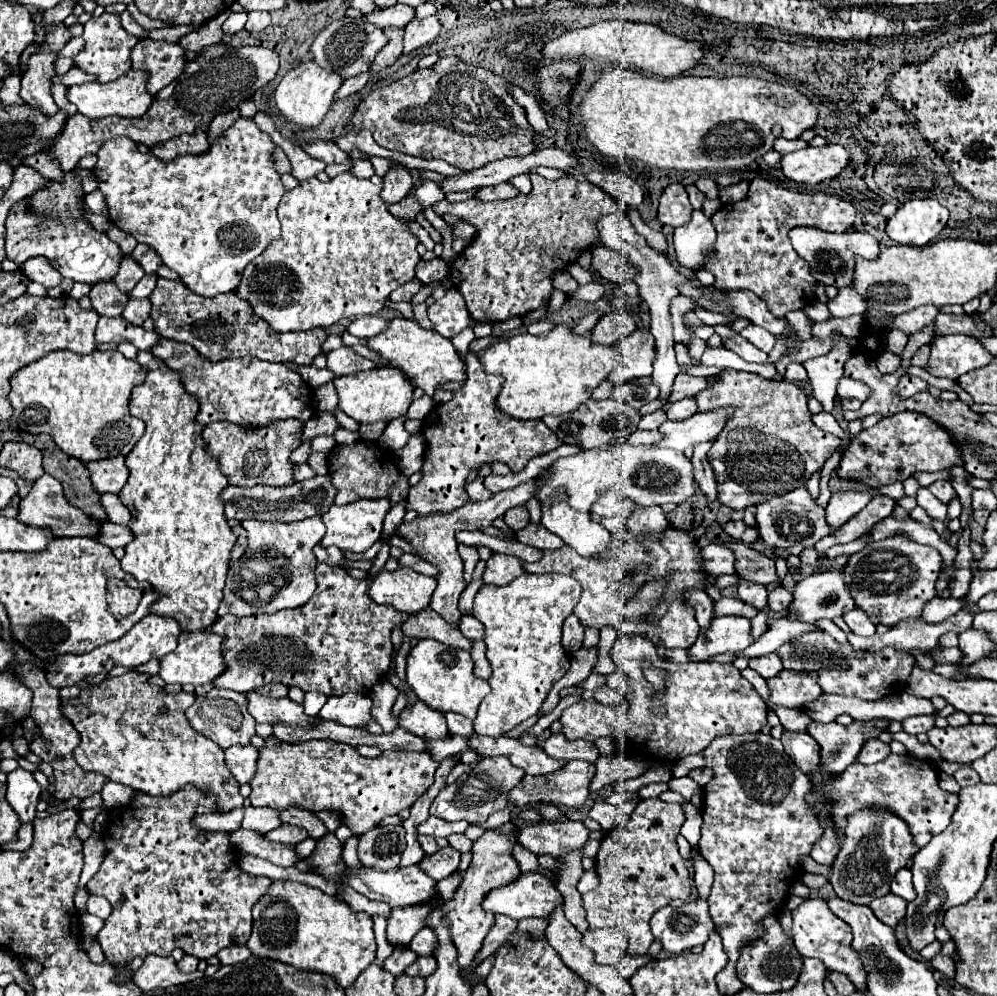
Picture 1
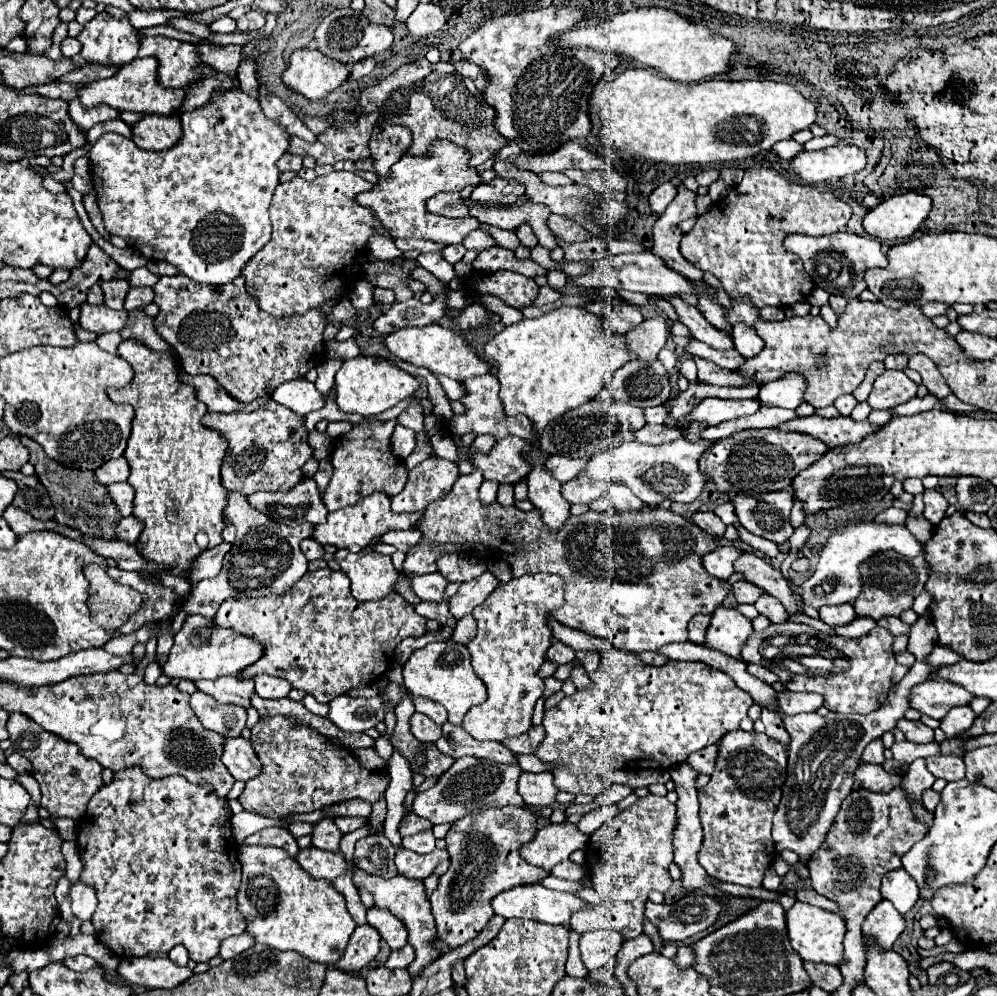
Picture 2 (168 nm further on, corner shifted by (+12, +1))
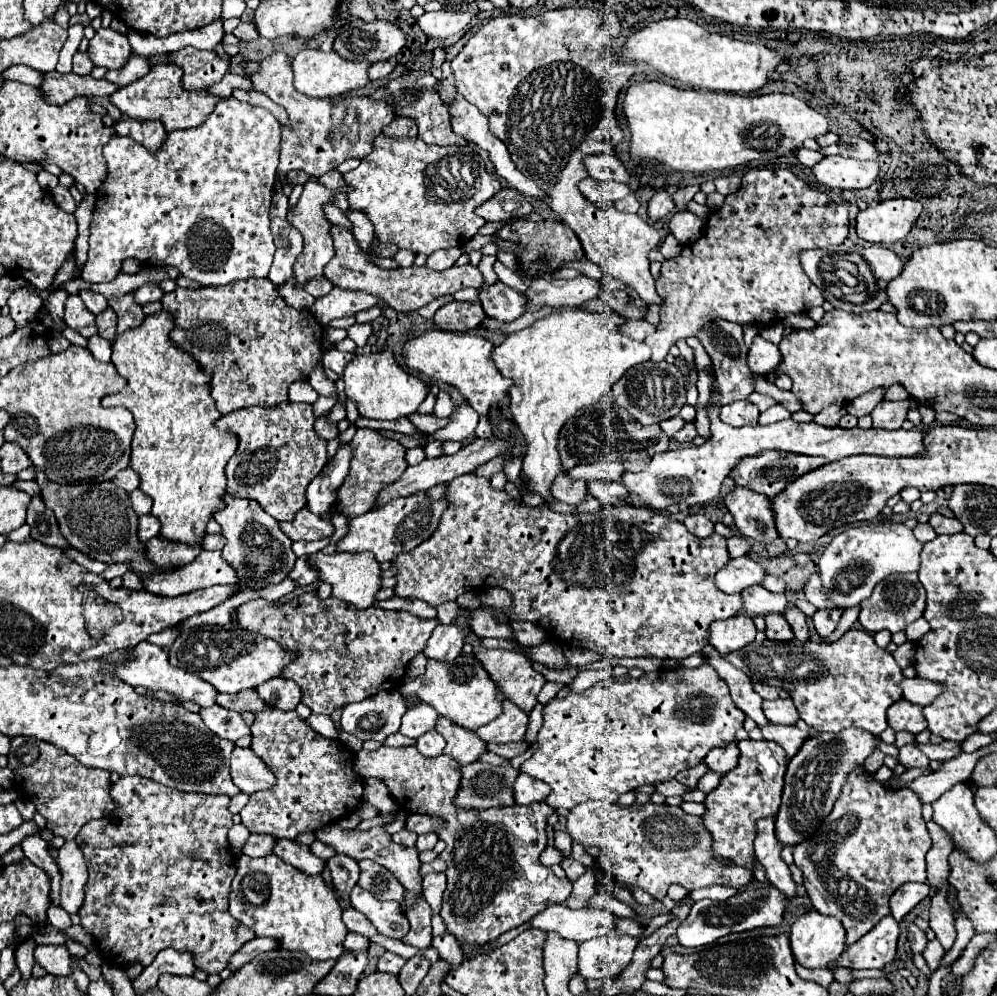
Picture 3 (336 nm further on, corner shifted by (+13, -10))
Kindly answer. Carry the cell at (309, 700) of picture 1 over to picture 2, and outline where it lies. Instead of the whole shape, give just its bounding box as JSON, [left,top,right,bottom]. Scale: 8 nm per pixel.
[302,696,328,716]

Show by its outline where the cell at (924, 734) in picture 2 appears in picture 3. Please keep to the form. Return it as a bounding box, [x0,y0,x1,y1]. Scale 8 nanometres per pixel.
[899,743,929,769]

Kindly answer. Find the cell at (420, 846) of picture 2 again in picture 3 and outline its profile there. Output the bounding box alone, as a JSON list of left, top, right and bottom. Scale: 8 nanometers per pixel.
[415,833,439,853]

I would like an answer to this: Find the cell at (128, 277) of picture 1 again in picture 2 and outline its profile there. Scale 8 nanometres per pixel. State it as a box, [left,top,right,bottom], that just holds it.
[102,280,128,310]

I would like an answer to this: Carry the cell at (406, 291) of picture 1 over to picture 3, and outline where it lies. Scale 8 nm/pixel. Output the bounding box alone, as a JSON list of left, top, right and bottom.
[355,305,381,323]

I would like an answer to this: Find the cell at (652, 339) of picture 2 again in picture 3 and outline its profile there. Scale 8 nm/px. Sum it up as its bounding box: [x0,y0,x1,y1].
[645,169,849,363]

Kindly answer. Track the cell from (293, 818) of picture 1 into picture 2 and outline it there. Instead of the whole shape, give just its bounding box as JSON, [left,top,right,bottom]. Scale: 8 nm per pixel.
[312,818,344,852]

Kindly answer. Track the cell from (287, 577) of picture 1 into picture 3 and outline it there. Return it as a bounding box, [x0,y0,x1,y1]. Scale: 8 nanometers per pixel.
[213,495,297,591]

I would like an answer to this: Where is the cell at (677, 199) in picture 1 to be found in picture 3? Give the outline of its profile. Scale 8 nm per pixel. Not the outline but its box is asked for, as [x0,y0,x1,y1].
[649,191,675,221]

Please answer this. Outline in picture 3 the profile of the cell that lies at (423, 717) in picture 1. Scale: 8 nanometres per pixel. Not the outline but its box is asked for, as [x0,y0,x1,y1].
[417,731,445,757]

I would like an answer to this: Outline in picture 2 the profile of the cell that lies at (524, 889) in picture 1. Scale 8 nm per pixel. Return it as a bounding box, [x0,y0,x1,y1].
[492,884,588,924]

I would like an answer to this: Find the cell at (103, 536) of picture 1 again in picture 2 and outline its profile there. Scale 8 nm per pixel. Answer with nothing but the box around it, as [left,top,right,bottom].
[118,516,142,544]

